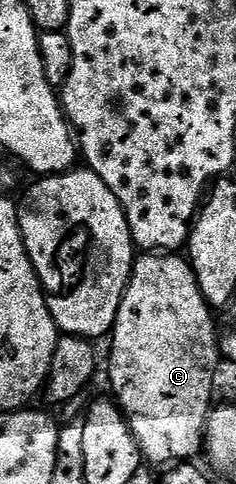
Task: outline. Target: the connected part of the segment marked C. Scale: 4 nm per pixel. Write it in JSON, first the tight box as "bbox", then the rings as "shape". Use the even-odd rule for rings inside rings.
{"bbox":[109,252,218,467],"shape":[[[146,252],[134,259],[134,271],[130,273],[130,282],[126,285],[126,294],[118,309],[118,315],[114,321],[114,329],[109,335],[110,342],[110,386],[114,389],[113,397],[116,399],[119,410],[126,416],[126,422],[130,430],[136,436],[138,446],[142,450],[143,459],[154,466],[169,467],[171,464],[186,464],[204,450],[206,440],[206,421],[210,419],[210,412],[214,398],[214,377],[218,374],[218,331],[216,318],[212,313],[212,307],[206,303],[206,297],[200,292],[200,284],[196,280],[194,270],[185,257],[175,256],[170,252]]]}

